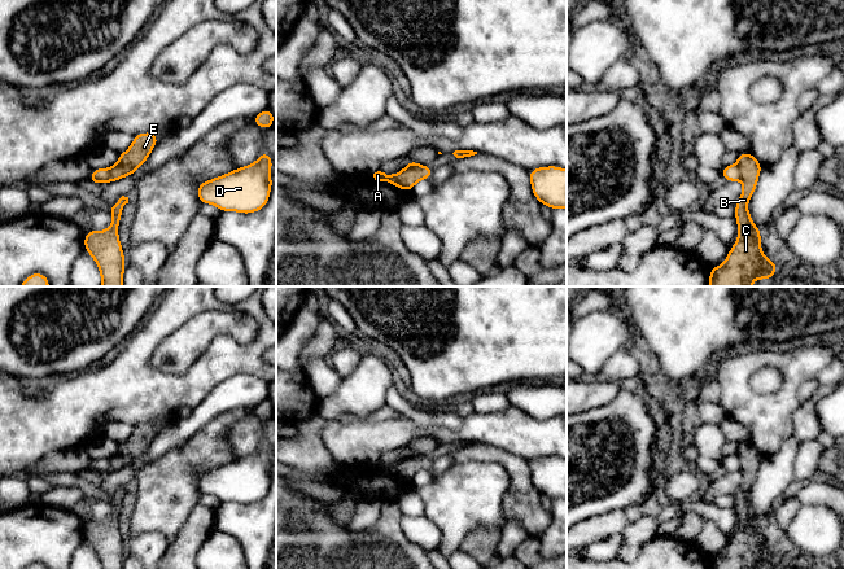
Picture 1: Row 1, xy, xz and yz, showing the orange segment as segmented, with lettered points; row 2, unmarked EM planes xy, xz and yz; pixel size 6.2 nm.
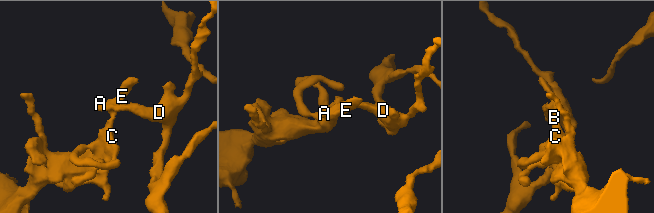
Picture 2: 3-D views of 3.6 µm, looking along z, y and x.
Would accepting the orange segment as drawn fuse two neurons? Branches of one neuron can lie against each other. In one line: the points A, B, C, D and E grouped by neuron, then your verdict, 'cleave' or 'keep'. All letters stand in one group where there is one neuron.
A D / B C E | cleave

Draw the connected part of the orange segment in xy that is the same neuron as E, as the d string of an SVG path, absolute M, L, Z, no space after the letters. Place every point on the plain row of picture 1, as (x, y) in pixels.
M141 423L134 426L131 437L119 445L115 456L126 461L126 467L135 465L139 456L144 455L158 433L154 423Z

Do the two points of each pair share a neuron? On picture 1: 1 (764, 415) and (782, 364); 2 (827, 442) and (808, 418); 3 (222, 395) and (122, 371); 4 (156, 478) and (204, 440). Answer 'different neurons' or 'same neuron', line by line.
1: same neuron
2: different neurons
3: different neurons
4: same neuron

